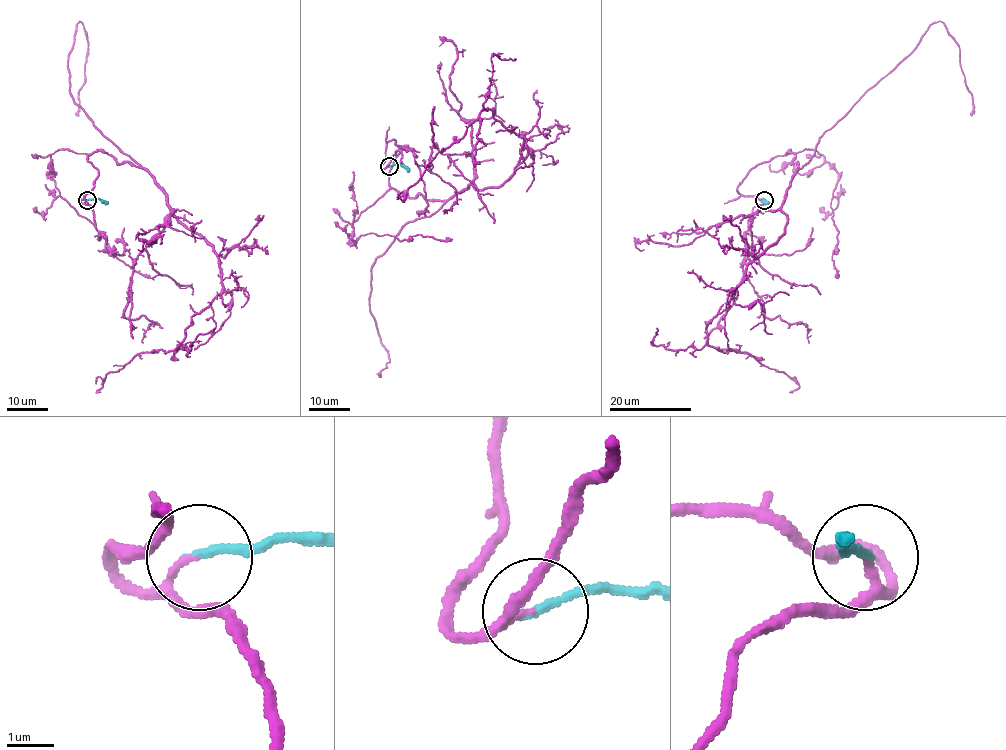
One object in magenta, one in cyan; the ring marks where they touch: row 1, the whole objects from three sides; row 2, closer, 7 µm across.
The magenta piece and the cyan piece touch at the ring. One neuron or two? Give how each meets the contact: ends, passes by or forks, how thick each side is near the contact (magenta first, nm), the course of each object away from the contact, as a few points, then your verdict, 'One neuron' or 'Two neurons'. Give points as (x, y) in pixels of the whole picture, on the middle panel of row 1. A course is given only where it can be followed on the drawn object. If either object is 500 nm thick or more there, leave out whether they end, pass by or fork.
At the ring magenta ends. At the ring cyan ends. Thickness 130 nm (magenta) against 180 nm. Course of magenta: (388, 166), (391, 140), (388, 184), (447, 200), (499, 187), (524, 138), (483, 109), (402, 192). Course of cyan: (388, 166), (402, 164), (410, 171). One neuron

